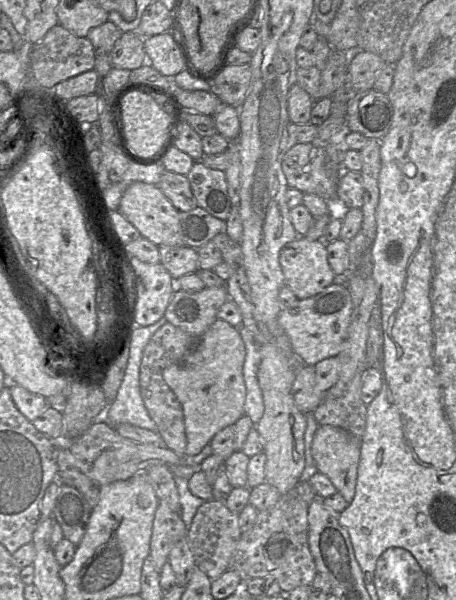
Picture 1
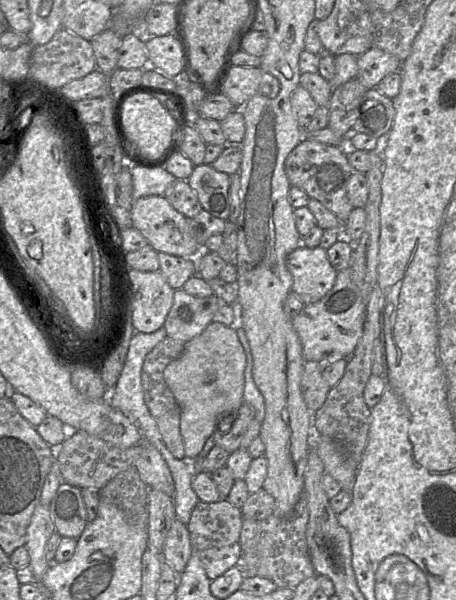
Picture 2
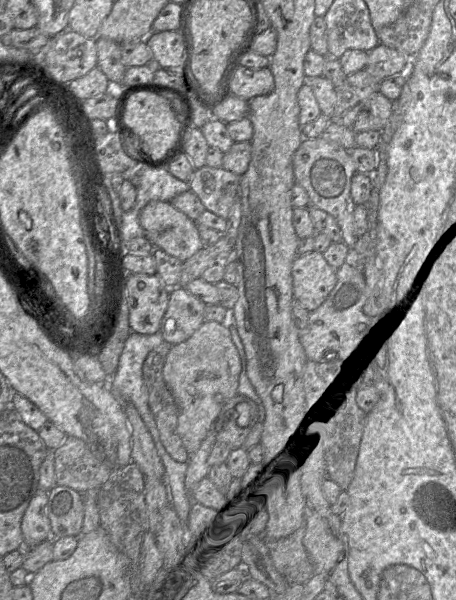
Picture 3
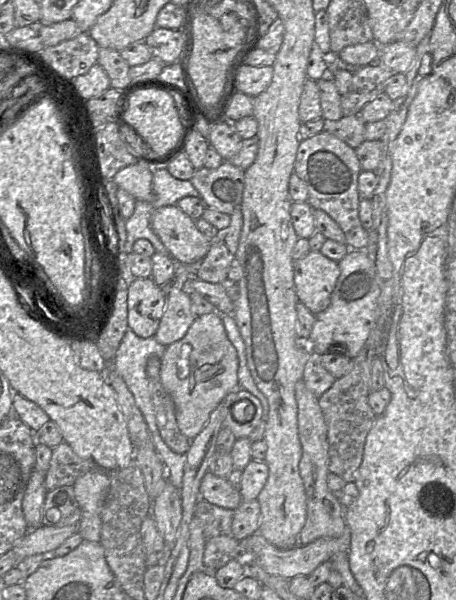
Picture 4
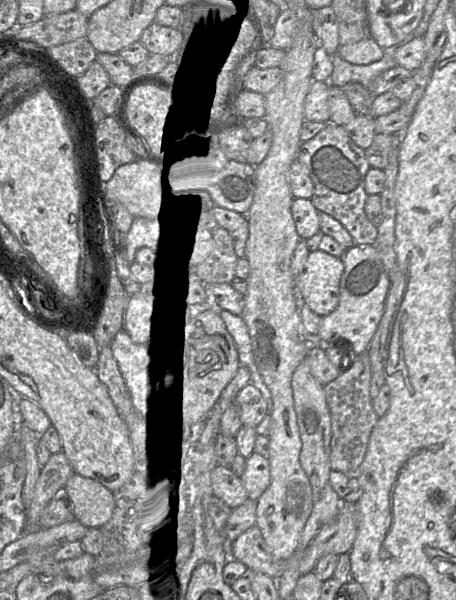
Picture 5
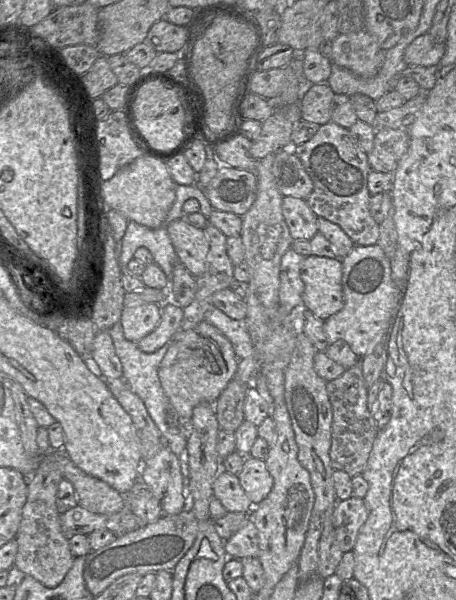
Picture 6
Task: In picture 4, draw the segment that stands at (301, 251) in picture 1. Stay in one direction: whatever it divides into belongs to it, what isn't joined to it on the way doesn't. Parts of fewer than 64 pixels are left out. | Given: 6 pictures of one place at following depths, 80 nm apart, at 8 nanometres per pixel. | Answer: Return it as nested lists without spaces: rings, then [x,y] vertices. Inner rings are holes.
[[[309,251],[294,261],[294,284],[298,301],[314,315],[325,310],[340,275],[338,262],[320,251]]]

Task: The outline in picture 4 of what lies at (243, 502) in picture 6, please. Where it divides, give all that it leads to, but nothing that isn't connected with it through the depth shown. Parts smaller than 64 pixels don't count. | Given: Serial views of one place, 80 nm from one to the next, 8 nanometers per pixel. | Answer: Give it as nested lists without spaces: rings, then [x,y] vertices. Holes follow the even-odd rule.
[[[209,471],[202,479],[199,496],[200,499],[231,510],[235,510],[242,502],[238,489],[227,479],[220,478]]]

